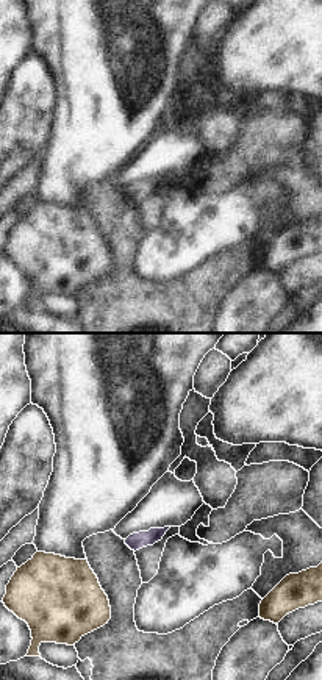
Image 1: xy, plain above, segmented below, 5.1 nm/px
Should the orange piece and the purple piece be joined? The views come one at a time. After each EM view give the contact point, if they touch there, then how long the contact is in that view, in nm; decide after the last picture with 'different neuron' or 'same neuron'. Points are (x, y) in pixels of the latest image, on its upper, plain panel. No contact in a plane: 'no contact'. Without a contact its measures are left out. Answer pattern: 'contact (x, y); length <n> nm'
no contact

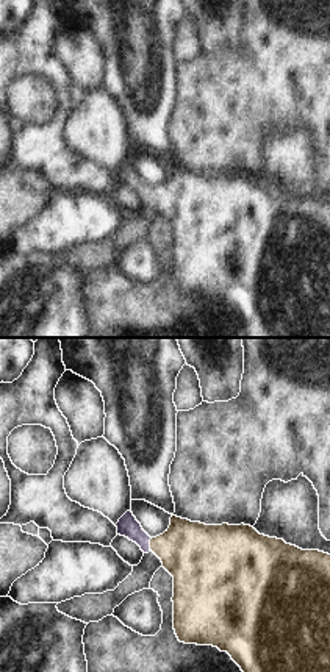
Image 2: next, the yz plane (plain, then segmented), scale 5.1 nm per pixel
contact (150, 194); length 70 nm

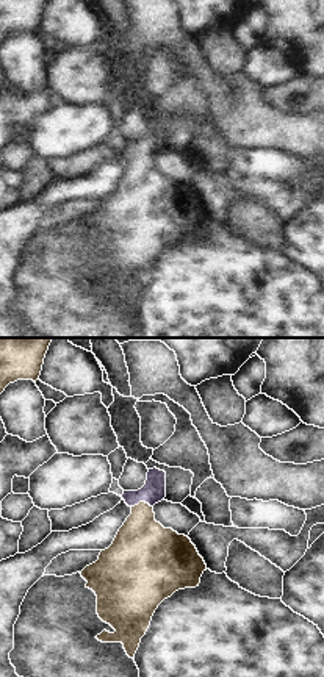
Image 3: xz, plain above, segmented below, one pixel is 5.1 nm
contact (141, 152); length 110 nm

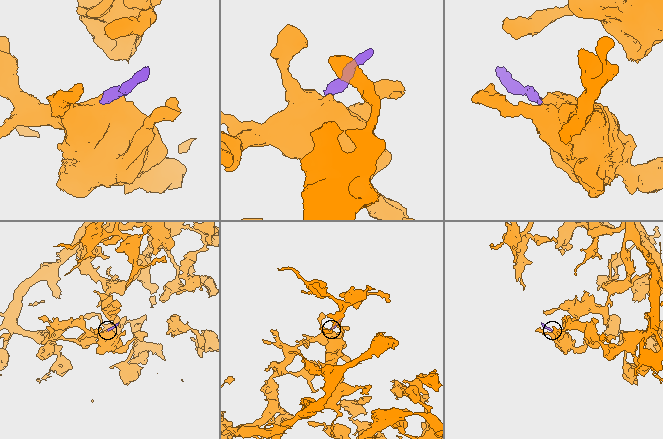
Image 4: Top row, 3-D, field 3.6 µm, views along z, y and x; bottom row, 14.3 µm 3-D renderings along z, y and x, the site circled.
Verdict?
same neuron

